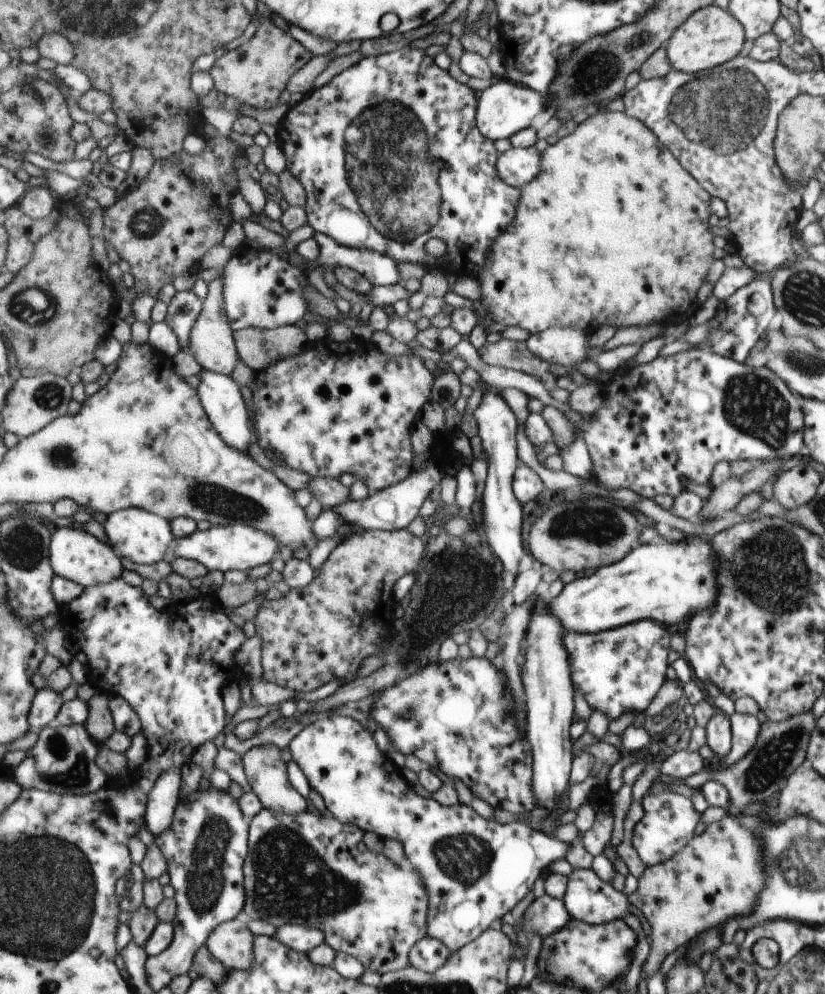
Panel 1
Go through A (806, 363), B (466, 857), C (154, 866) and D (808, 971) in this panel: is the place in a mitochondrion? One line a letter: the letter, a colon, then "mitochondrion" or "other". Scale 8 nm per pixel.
A: mitochondrion
B: mitochondrion
C: other
D: mitochondrion

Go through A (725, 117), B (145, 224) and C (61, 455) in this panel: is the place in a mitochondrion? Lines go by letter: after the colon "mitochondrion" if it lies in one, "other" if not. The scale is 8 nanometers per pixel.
A: mitochondrion
B: mitochondrion
C: mitochondrion

